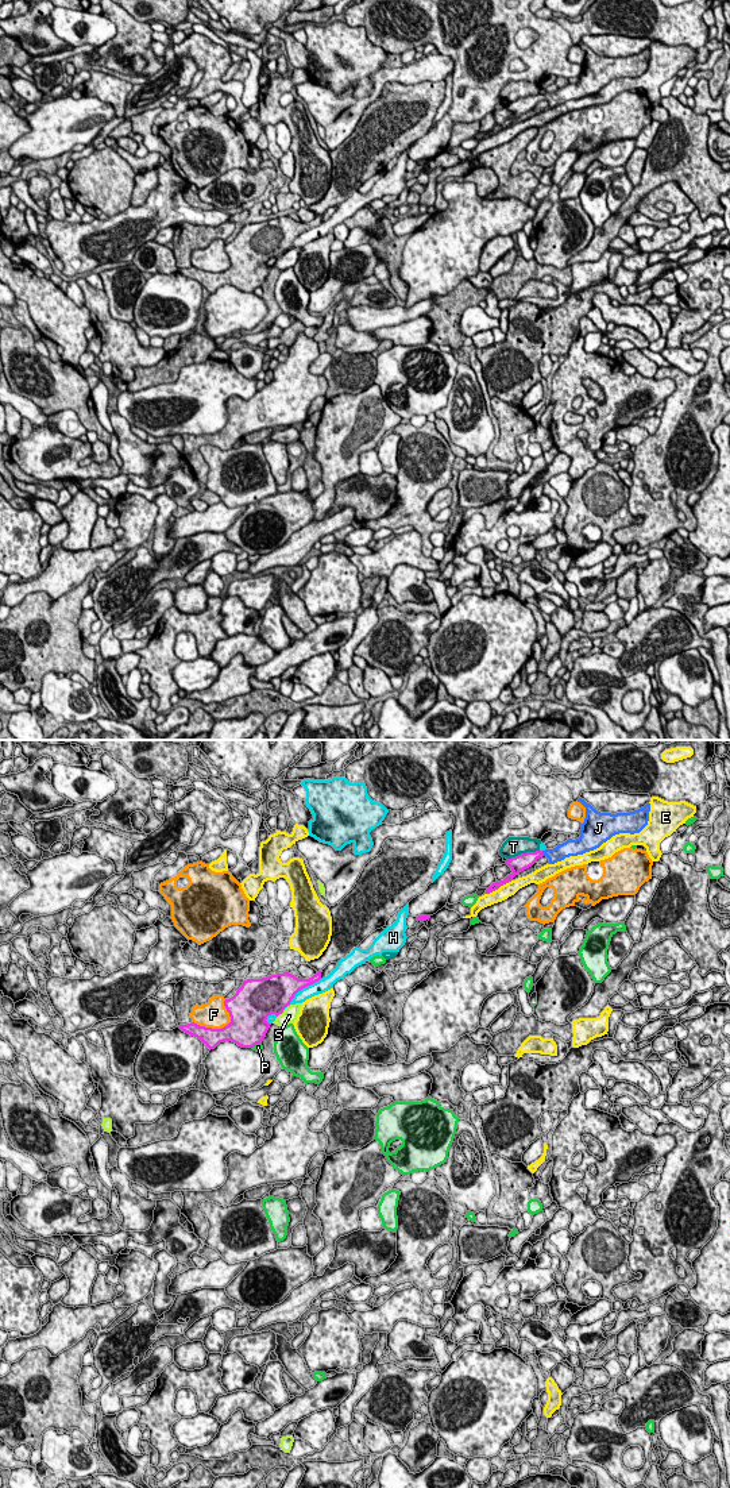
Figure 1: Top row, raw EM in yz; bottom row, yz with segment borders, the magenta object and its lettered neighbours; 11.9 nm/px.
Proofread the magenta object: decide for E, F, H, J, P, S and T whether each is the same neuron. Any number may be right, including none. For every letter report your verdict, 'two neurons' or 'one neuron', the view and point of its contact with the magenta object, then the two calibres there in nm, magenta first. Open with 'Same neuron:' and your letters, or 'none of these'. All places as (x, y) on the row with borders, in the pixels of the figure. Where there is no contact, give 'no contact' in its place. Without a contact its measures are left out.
Same neuron: J
E: two neurons; meets magenta in yz at (498, 887); 90 nm thick on the magenta side, 160 nm on the other
F: two neurons; meets magenta in yz at (221, 1028); 340 nm thick on the magenta side, 320 nm on the other
H: two neurons; meets magenta in yz at (302, 987); 340 nm thick on the magenta side, 160 nm on the other
J: one neuron; meets magenta in yz at (541, 854); 190 nm thick on the magenta side, 180 nm on the other
P: two neurons; meets magenta in yz at (255, 1044); 440 nm thick on the magenta side, 90 nm on the other
S: two neurons; meets magenta in yz at (282, 1012); 460 nm thick on the magenta side, 180 nm on the other
T: two neurons; meets magenta in yz at (522, 854); 190 nm thick on the magenta side, 240 nm on the other

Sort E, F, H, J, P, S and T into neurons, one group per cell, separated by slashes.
E / F / H / J / P / S / T

